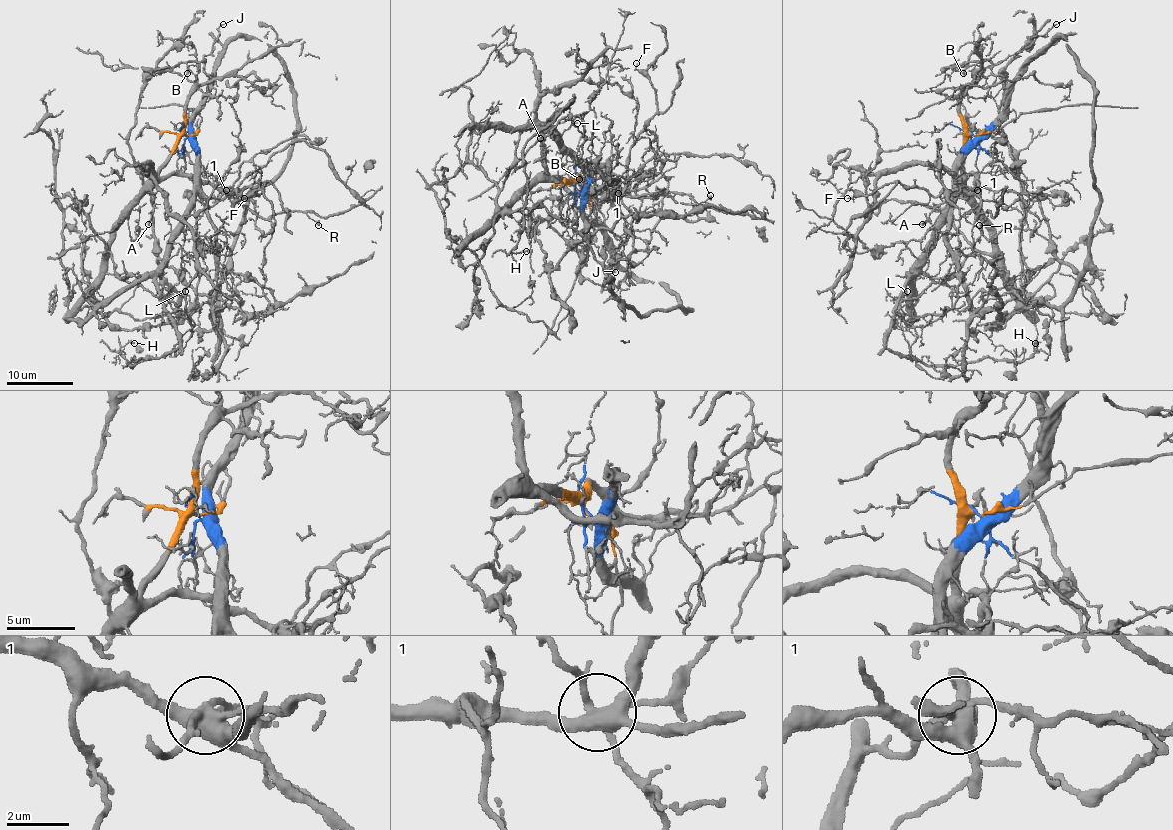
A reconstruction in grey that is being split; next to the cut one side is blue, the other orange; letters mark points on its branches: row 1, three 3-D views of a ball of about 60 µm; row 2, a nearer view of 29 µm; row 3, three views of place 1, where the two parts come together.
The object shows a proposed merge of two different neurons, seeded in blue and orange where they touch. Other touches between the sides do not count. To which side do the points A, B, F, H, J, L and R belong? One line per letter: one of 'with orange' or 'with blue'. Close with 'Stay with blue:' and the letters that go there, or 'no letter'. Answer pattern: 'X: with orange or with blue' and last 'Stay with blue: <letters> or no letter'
A: with orange
B: with orange
F: with orange
H: with blue
J: with blue
L: with orange
R: with orange
Stay with blue: H, J

